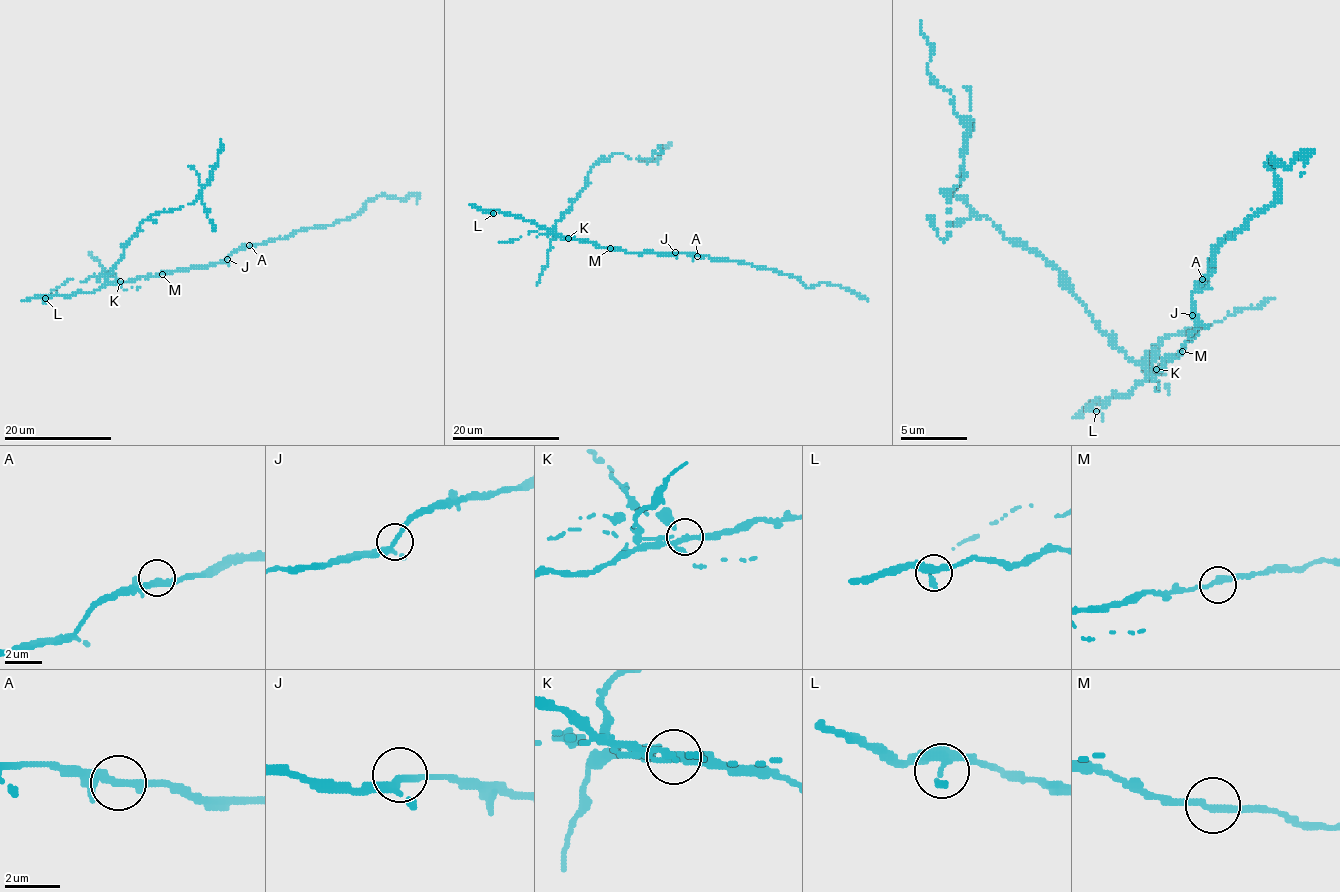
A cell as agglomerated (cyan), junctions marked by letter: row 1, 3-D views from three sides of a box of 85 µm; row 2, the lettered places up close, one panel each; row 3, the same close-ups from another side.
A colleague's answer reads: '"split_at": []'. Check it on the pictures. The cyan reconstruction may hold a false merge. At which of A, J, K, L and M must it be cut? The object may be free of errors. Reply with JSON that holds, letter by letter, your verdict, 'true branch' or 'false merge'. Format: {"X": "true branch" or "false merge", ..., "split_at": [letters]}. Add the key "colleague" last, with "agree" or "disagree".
{"A": "true branch", "J": "true branch", "K": "false merge", "L": "true branch", "M": "true branch", "split_at": ["K"], "colleague": "disagree"}

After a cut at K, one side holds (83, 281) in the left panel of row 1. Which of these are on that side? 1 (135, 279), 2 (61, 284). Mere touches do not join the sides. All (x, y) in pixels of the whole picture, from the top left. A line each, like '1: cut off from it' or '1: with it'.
1: cut off from it
2: with it

